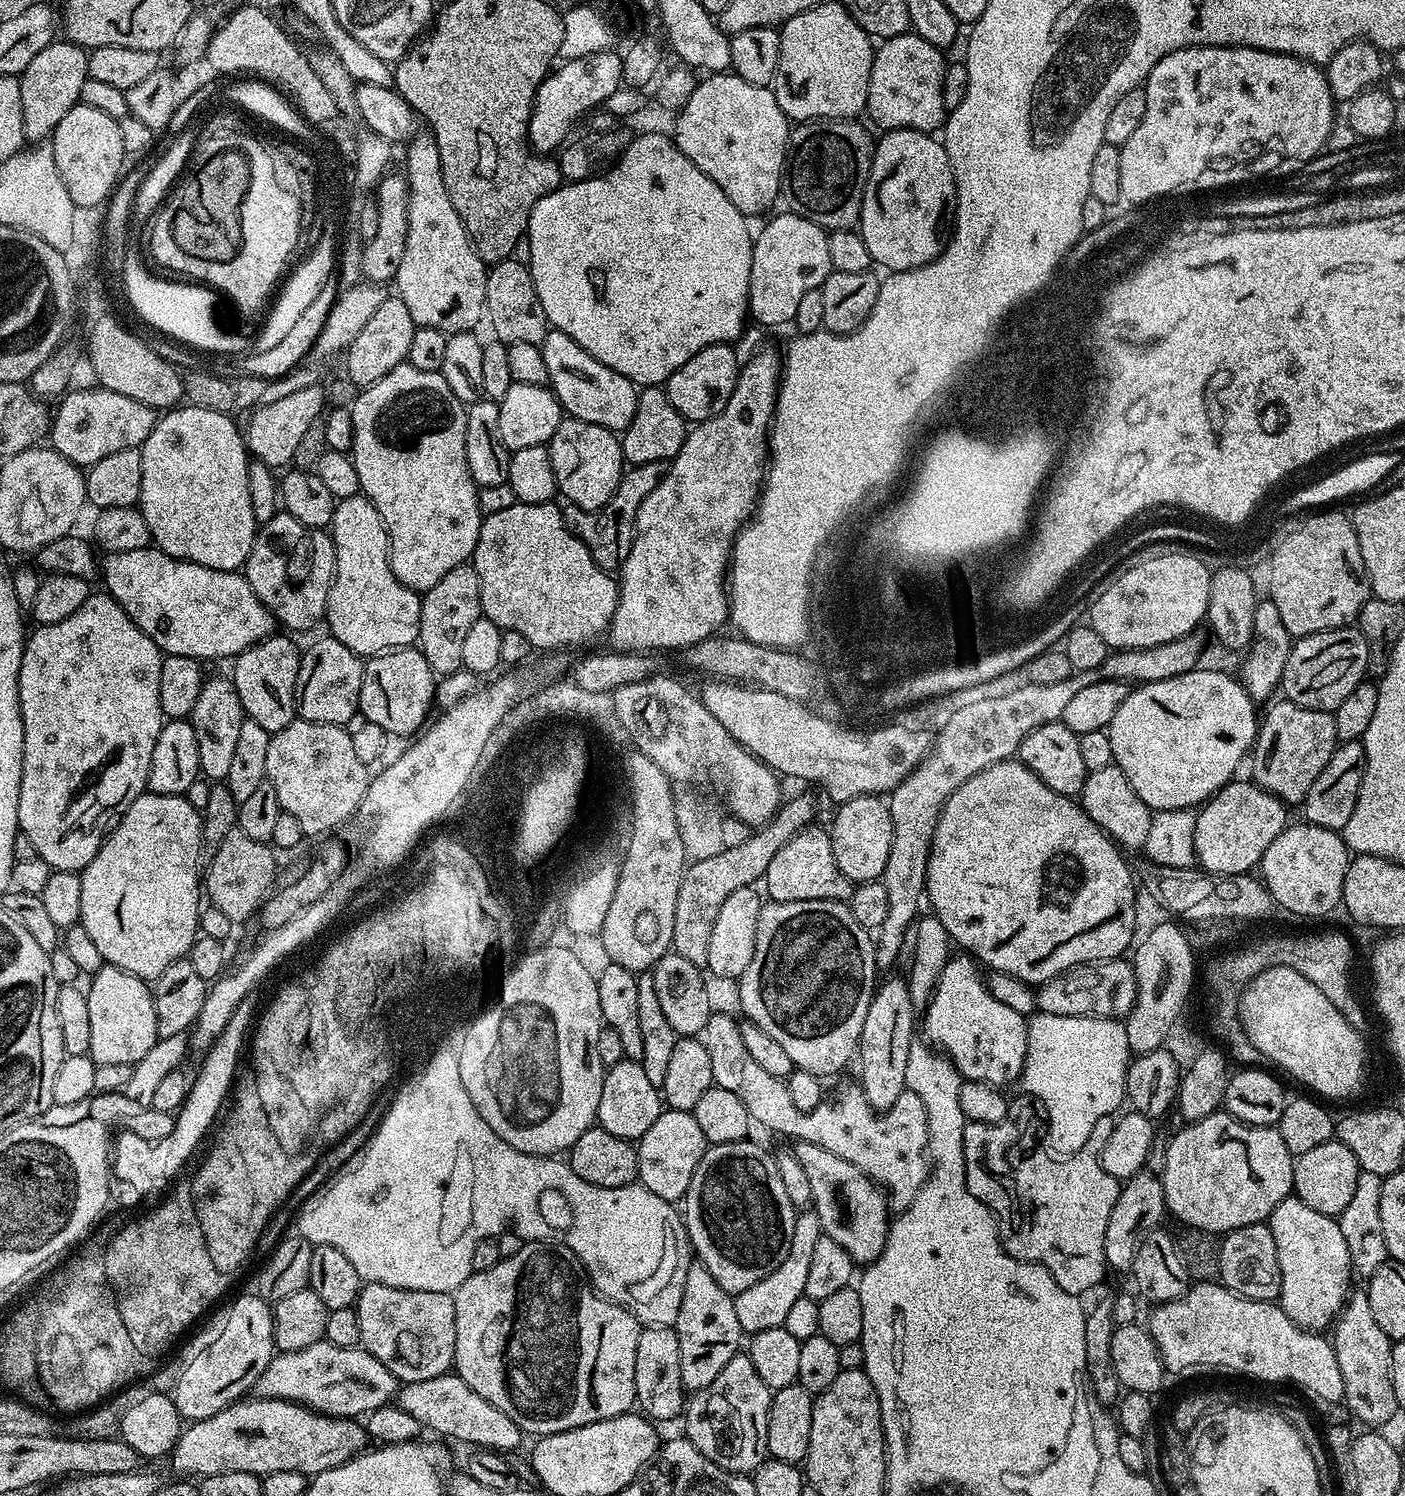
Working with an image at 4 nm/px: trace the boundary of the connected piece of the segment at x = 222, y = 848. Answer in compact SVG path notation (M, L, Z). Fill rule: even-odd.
M233 830L222 838L222 842L211 853L212 861L207 861L206 875L202 884L211 907L222 910L233 925L240 926L243 920L259 913L266 897L273 891L276 880L276 856L271 843L250 838L250 834Z

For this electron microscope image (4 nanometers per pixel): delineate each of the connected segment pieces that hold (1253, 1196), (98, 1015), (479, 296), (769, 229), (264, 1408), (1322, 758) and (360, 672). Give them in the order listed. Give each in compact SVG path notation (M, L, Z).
M1217 1110L1201 1120L1193 1120L1183 1125L1181 1132L1176 1132L1172 1136L1172 1141L1167 1141L1164 1149L1164 1170L1160 1173L1160 1181L1164 1187L1164 1207L1169 1213L1172 1212L1188 1228L1197 1228L1203 1232L1214 1232L1217 1234L1227 1234L1238 1230L1242 1226L1251 1224L1262 1224L1267 1221L1278 1205L1287 1196L1293 1195L1292 1179L1294 1178L1294 1157L1290 1150L1286 1150L1286 1142L1282 1142L1282 1134L1275 1128L1259 1128L1253 1124L1244 1124L1241 1120L1236 1120L1229 1112Z
M105 964L91 973L92 985L86 995L90 1006L90 1050L88 1055L97 1064L122 1062L139 1065L151 1057L157 1043L156 1015L152 988L134 974L112 964Z
M420 130L407 141L408 153L404 156L404 164L408 167L408 229L406 230L406 250L402 254L402 266L398 266L398 274L394 281L395 291L402 302L406 302L406 310L410 310L410 318L417 328L433 328L445 334L454 332L470 332L479 320L486 316L484 299L486 298L486 282L488 268L472 245L472 239L462 226L462 218L458 218L458 210L454 210L454 202L450 202L450 194L446 194L446 182L442 182L442 162L436 139L427 130Z
M784 210L761 232L757 231L752 245L748 310L751 319L772 328L775 324L791 325L802 303L802 294L823 288L832 271L828 232L798 214Z
M241 1398L210 1418L189 1423L181 1431L176 1447L170 1453L172 1468L177 1477L203 1478L227 1472L245 1472L263 1478L278 1470L294 1470L311 1478L334 1466L350 1462L369 1447L367 1427L359 1419L324 1416L302 1404L293 1404L291 1400L248 1399Z
M1280 698L1277 704L1271 704L1267 705L1269 708L1265 712L1263 710L1258 724L1256 742L1250 753L1250 776L1259 788L1273 792L1285 805L1300 806L1336 749L1338 741L1334 715L1298 706L1287 698Z
M324 634L321 640L316 640L307 649L303 649L298 666L298 682L296 683L296 711L299 719L318 722L319 724L351 725L352 719L357 719L360 710L360 691L364 677L365 661L351 652L342 642L338 642L330 634Z

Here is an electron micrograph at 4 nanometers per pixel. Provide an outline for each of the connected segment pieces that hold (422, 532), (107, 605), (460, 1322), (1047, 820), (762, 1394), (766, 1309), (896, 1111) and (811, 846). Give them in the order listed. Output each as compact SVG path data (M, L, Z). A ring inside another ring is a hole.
M405 362L394 366L394 370L390 370L390 374L386 374L386 378L378 378L378 382L361 387L350 405L350 411L354 422L350 455L354 462L354 470L358 470L360 492L368 497L374 510L378 510L378 514L388 530L388 561L394 570L394 578L398 578L398 582L402 582L402 586L412 588L421 594L426 593L434 586L438 586L438 582L442 578L446 578L446 574L450 574L450 570L471 561L472 552L476 549L480 533L482 517L478 510L478 498L476 497L478 486L472 481L472 475L466 462L467 407L456 397L454 390L450 390L450 386L446 386L446 378L440 372L418 370L414 365Z
M107 591L89 594L86 602L70 614L70 618L62 618L62 622L42 624L33 627L24 645L24 657L20 667L20 713L24 727L24 761L22 762L22 782L18 794L18 822L19 831L30 838L37 856L49 864L57 872L83 872L84 867L91 862L94 854L104 844L113 824L119 820L124 811L133 802L144 795L148 788L150 762L154 758L154 742L158 742L158 734L163 730L166 717L160 699L158 698L158 682L162 679L162 655L158 645L149 636L138 630L136 621L131 620L118 606L118 602Z
M525 1242L522 1250L514 1258L501 1258L490 1270L473 1272L460 1283L454 1293L454 1372L474 1390L482 1394L490 1406L498 1406L502 1414L514 1418L521 1433L533 1432L533 1437L553 1436L559 1432L569 1432L606 1418L621 1416L624 1412L633 1411L636 1404L636 1387L634 1386L634 1358L638 1358L638 1338L641 1323L622 1304L616 1304L601 1296L592 1287L582 1263L564 1244L555 1242Z
M1019 759L1003 760L974 774L974 778L958 786L958 790L954 790L954 794L950 794L950 798L944 803L944 808L940 811L940 821L934 830L932 849L928 855L924 883L926 900L927 903L932 903L931 911L940 919L942 926L946 926L949 941L955 947L956 944L960 947L957 949L963 950L981 965L989 964L987 967L993 972L1005 972L1022 982L1039 986L1058 974L1078 967L1079 964L1094 964L1101 960L1123 957L1133 947L1134 937L1137 935L1136 888L1132 885L1132 872L1128 869L1123 855L1125 856L1125 853L1085 814L1073 797L1050 790L1050 786L1046 786L1046 782L1042 782L1042 778L1038 778L1038 774L1034 774L1026 765L1021 764Z
M737 1354L726 1362L726 1367L702 1390L687 1397L682 1421L688 1427L686 1439L702 1455L710 1458L722 1470L751 1474L766 1459L766 1422L773 1389L758 1378L754 1362L746 1354Z
M804 1210L797 1215L794 1238L790 1238L790 1254L786 1254L782 1266L766 1274L762 1282L754 1282L750 1290L735 1293L734 1314L738 1314L741 1333L751 1334L784 1326L786 1314L794 1306L794 1302L805 1296L806 1278L810 1274L810 1262L814 1259L814 1246L818 1243L821 1234L820 1220L816 1211Z
M720 1010L713 1011L712 1017L706 1022L698 1038L706 1046L706 1054L710 1054L713 1085L722 1090L730 1090L730 1094L738 1094L738 1099L742 1102L742 1106L746 1106L749 1121L753 1125L761 1124L762 1127L769 1128L780 1136L793 1136L793 1141L822 1146L822 1150L830 1150L830 1154L838 1154L838 1158L846 1158L846 1162L858 1166L862 1174L866 1174L876 1181L881 1189L886 1190L887 1199L897 1213L904 1213L914 1202L914 1198L920 1193L930 1175L928 1119L926 1106L922 1106L922 1098L918 1094L906 1090L887 1112L879 1113L866 1098L859 1083L852 1082L845 1088L837 1090L832 1104L830 1100L819 1104L812 1112L803 1112L798 1110L798 1106L794 1106L794 1098L790 1098L787 1083L779 1076L766 1074L766 1070L762 1070L762 1066L758 1066L754 1058L750 1058L750 1050L746 1050L746 1042L742 1042L740 1024L734 1017L727 1016Z
M809 826L797 832L774 858L770 858L770 866L764 871L763 891L768 891L767 899L778 902L810 902L811 900L847 901L851 897L853 883L842 870L838 870L838 862L834 862L832 837L817 826Z

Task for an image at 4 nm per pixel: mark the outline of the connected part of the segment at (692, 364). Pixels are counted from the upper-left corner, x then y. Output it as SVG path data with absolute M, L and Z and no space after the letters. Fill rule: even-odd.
M731 343L711 344L698 350L698 354L690 358L690 362L682 362L682 366L678 366L674 374L670 374L663 389L670 398L670 406L678 410L684 421L709 420L722 410L722 406L726 406L726 402L730 402L730 394L734 394L741 367L742 361Z

